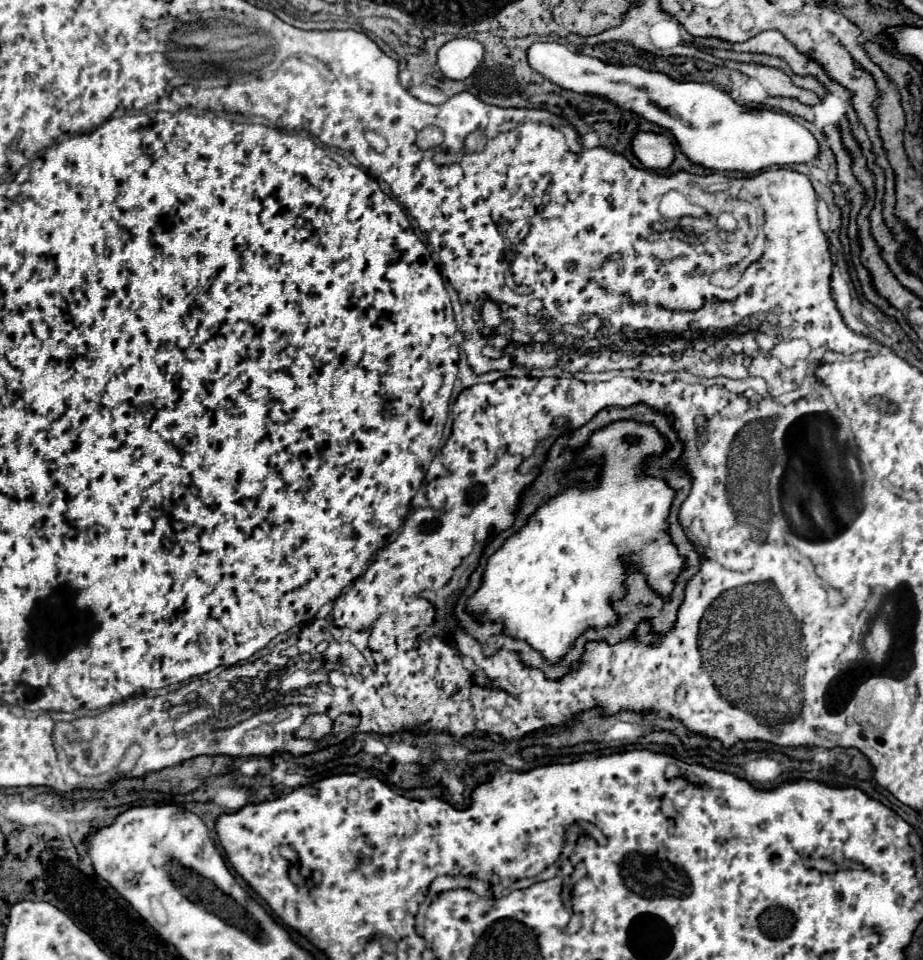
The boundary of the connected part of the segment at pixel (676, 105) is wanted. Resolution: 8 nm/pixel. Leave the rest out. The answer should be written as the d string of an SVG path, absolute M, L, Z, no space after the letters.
M557 42L531 44L527 50L527 62L533 70L561 88L579 94L605 96L613 104L633 110L649 122L667 128L689 160L711 170L757 172L769 166L805 164L819 154L815 136L789 114L775 110L747 110L711 84L675 82L661 72L643 70L639 66L607 64L599 58L571 52L565 44Z

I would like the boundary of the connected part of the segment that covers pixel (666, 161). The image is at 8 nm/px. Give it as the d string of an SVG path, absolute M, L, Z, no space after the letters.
M639 132L633 140L633 154L649 170L665 170L675 160L675 148L663 134Z

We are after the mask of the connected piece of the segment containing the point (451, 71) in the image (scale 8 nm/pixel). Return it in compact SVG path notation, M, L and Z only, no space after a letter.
M453 38L437 52L437 66L449 80L465 80L483 62L483 46L473 38Z

